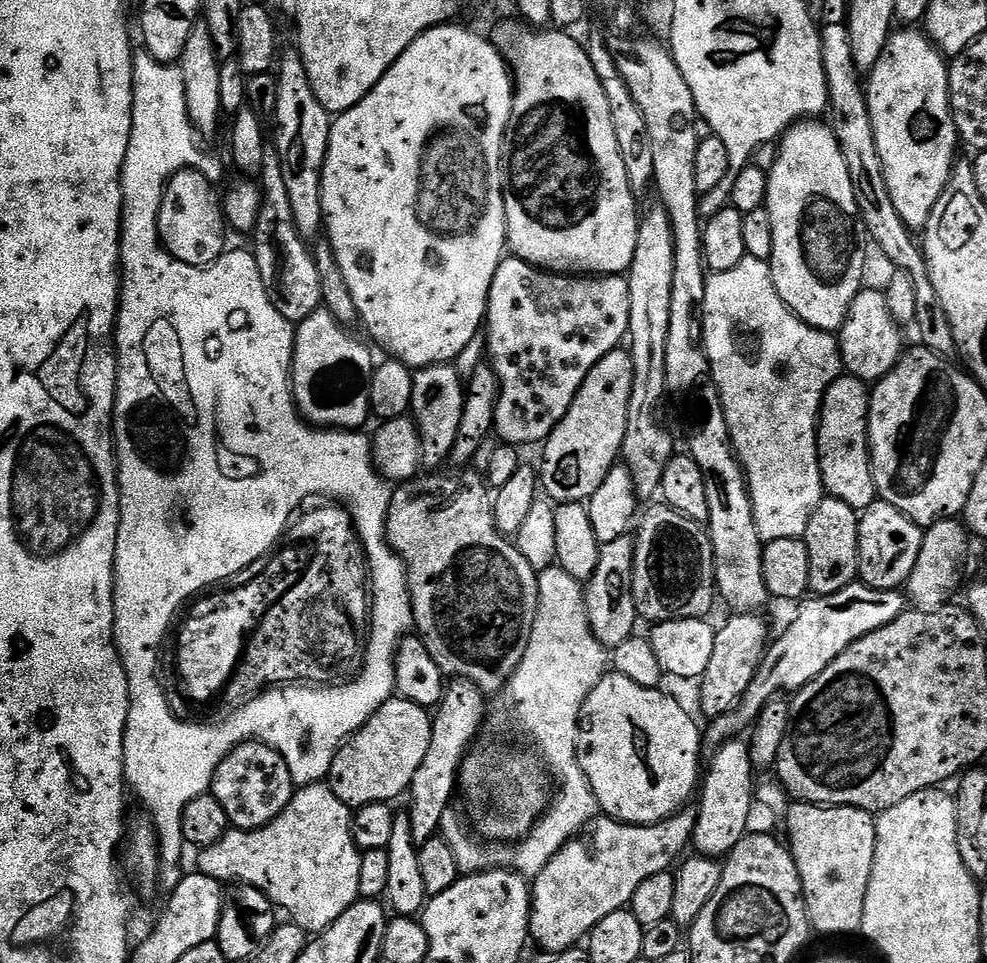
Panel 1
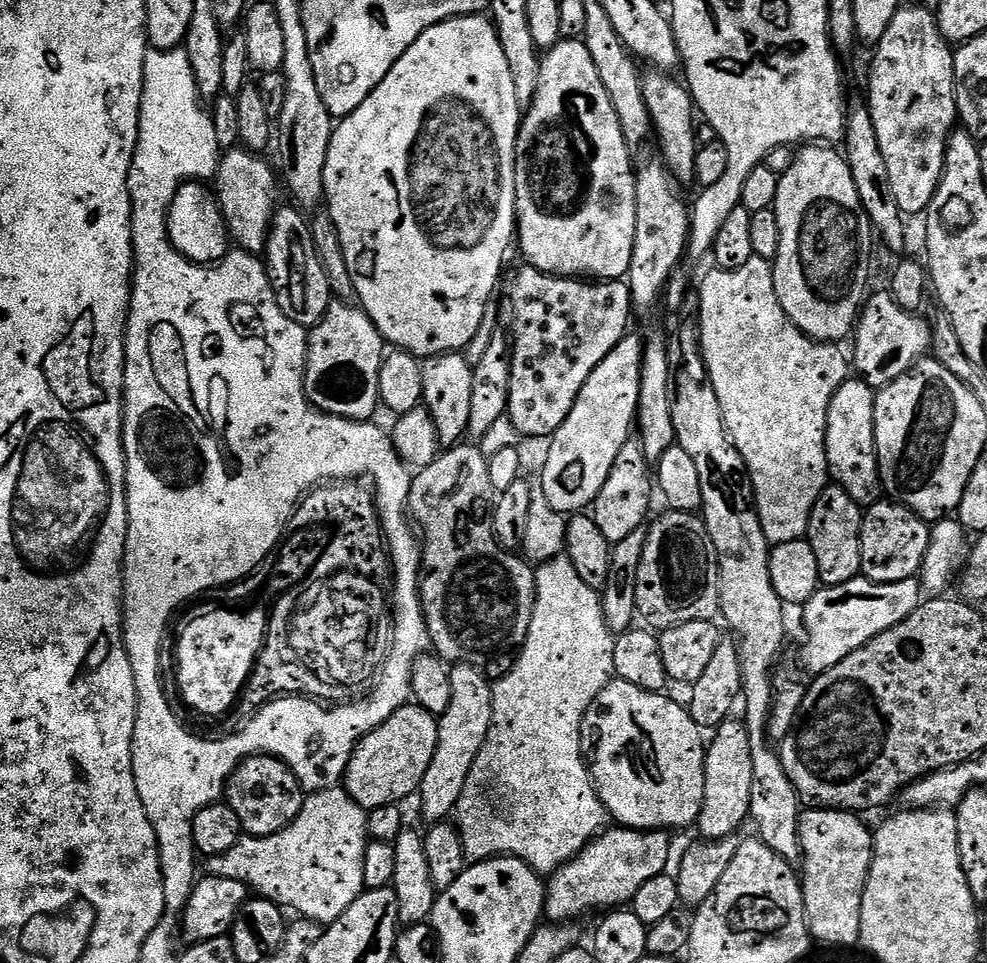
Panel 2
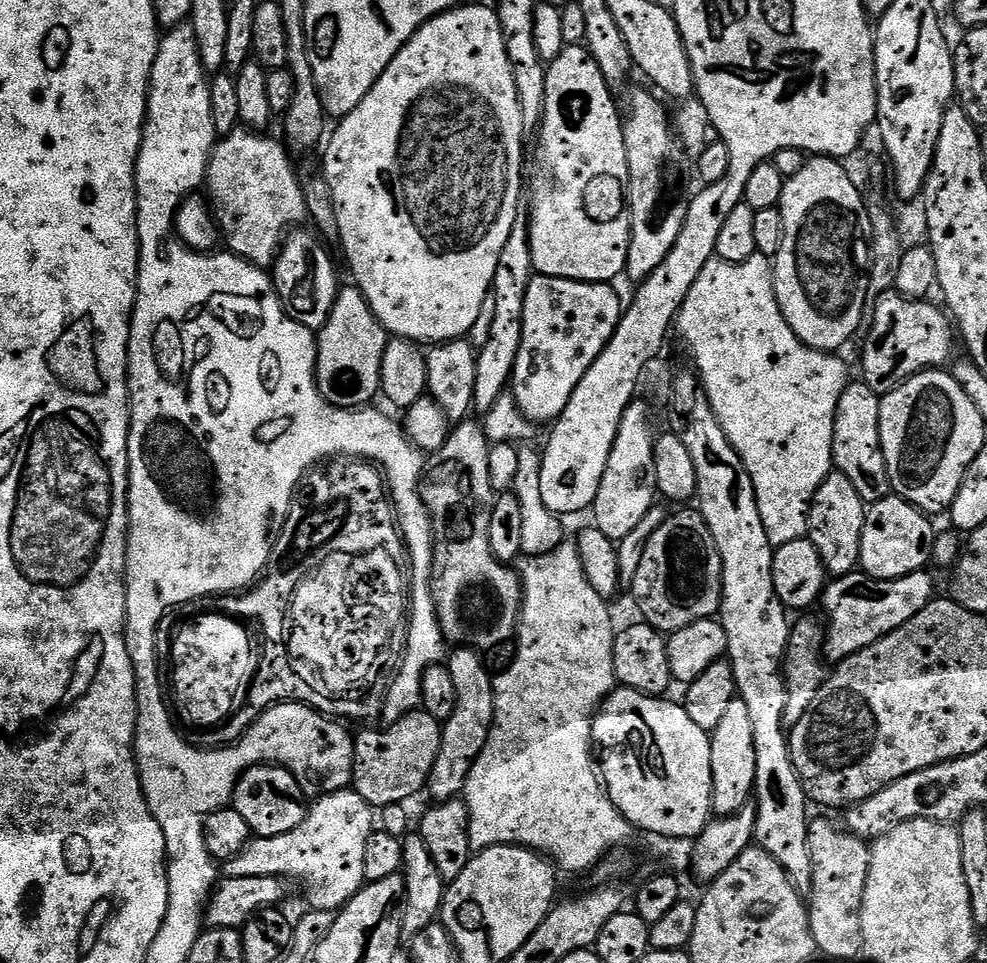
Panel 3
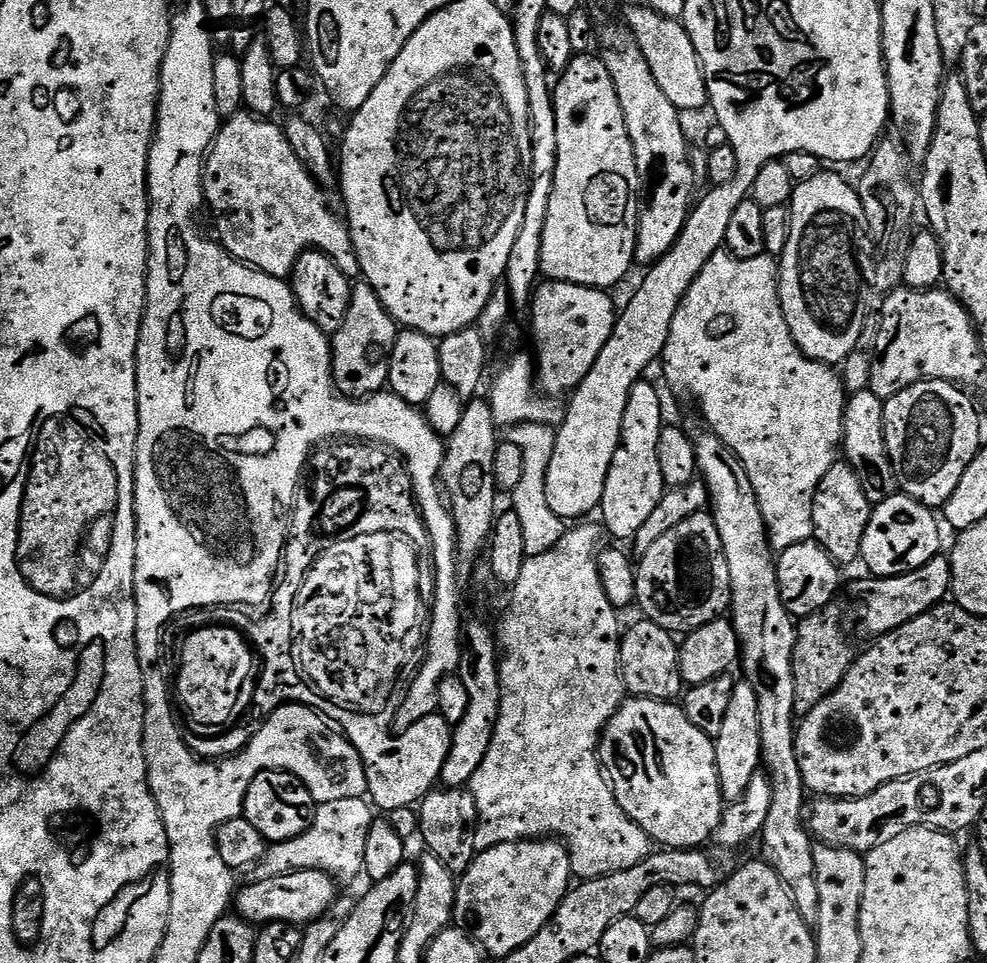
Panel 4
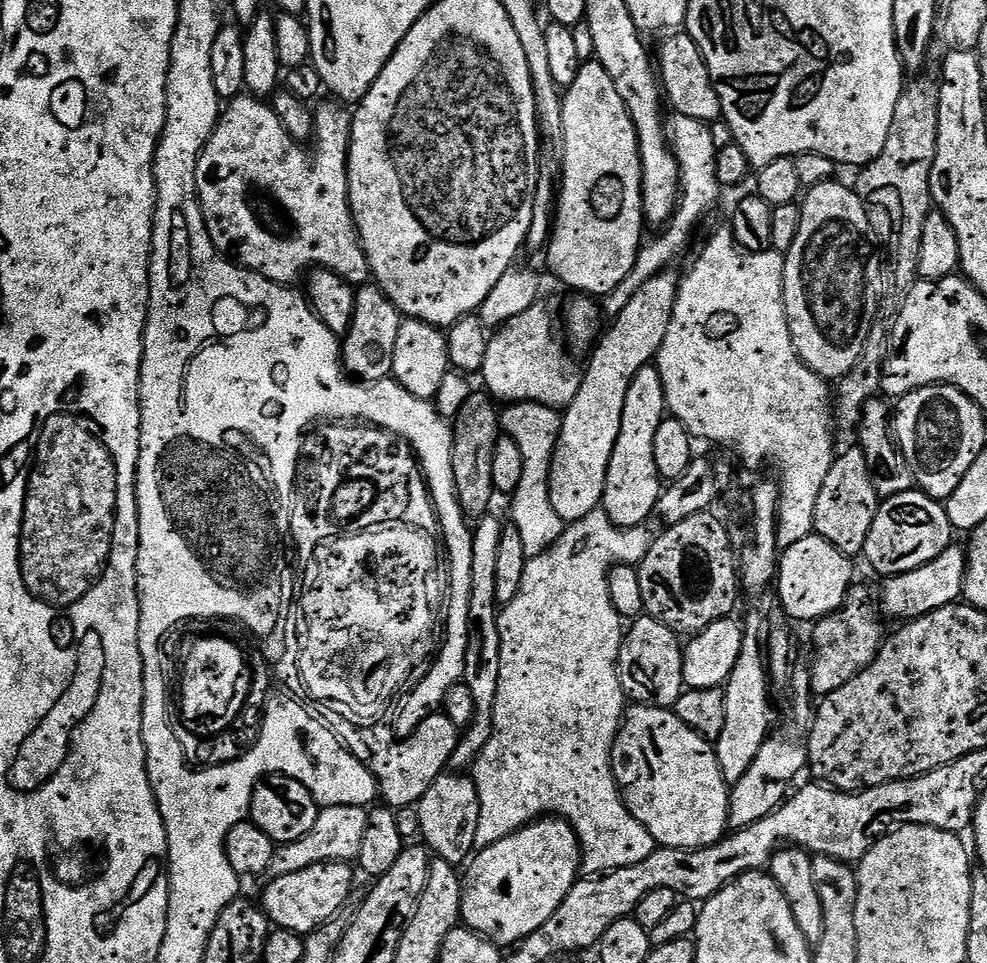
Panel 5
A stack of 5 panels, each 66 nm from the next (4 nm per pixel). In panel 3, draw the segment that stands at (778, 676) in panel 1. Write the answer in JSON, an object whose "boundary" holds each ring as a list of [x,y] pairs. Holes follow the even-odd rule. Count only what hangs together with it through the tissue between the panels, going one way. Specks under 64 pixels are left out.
{"boundary":[[[857,570],[848,576],[835,577],[825,587],[822,597],[824,612],[828,615],[823,646],[827,659],[839,662],[853,656],[858,650],[878,642],[878,638],[898,630],[902,622],[910,622],[910,618],[914,618],[914,614],[918,614],[918,610],[926,607],[937,595],[930,573],[921,570],[893,580],[875,580],[873,576],[866,576],[863,571]]]}

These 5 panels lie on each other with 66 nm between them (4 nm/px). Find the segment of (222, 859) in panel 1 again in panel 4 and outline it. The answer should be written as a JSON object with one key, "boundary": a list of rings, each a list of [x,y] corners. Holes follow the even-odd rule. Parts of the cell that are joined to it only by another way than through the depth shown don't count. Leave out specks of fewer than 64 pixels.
{"boundary":[[[341,798],[317,807],[312,825],[298,838],[290,838],[281,844],[272,844],[265,851],[258,865],[259,875],[281,876],[287,872],[322,870],[337,882],[352,880],[364,871],[366,858],[366,834],[374,819],[374,808],[364,798]],[[373,812],[373,813],[372,813]]]}

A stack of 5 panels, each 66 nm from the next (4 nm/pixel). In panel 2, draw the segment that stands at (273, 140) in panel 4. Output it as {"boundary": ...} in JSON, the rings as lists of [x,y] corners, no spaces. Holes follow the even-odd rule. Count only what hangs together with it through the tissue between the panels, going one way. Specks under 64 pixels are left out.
{"boundary":[[[237,146],[221,155],[220,166],[214,177],[214,195],[224,215],[228,235],[231,243],[241,252],[263,253],[268,228],[272,225],[272,215],[278,207],[278,176],[273,165],[268,165],[264,158],[263,155]]]}

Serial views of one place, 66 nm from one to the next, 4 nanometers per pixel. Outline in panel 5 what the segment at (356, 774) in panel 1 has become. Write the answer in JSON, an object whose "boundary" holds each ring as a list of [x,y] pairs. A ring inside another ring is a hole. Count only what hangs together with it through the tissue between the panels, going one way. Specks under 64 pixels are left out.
{"boundary":[[[437,714],[426,718],[414,734],[404,736],[401,744],[393,743],[374,764],[378,792],[382,800],[384,796],[383,803],[393,810],[419,804],[422,794],[426,794],[432,783],[451,765],[461,735],[461,729],[456,728],[448,716]]]}

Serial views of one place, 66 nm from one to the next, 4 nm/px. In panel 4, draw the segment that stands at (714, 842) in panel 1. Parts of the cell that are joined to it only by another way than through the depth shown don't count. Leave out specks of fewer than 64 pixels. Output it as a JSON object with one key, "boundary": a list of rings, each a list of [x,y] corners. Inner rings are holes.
{"boundary":[[[737,682],[734,694],[730,694],[730,707],[722,721],[722,731],[714,737],[718,782],[725,801],[731,802],[746,794],[750,778],[758,775],[762,768],[762,734],[758,726],[758,698],[747,682]]]}

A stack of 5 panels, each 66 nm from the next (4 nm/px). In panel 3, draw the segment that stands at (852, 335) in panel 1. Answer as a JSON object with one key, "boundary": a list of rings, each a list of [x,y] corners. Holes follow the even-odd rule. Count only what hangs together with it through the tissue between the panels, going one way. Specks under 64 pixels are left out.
{"boundary":[[[895,290],[879,293],[875,300],[876,309],[873,312],[871,309],[868,337],[864,340],[864,353],[860,356],[860,368],[864,371],[862,380],[870,386],[870,390],[882,397],[906,383],[911,376],[939,369],[953,359],[954,321],[943,307],[935,308],[928,304],[932,302],[927,299],[908,300]]]}

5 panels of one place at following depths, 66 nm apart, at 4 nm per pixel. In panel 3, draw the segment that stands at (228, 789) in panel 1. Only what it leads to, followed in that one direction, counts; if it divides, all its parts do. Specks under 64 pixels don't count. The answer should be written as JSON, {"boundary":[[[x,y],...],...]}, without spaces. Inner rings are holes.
{"boundary":[[[257,764],[240,776],[232,795],[231,807],[236,808],[242,818],[246,818],[246,826],[253,837],[263,838],[286,834],[294,830],[294,826],[302,826],[310,804],[293,772],[279,766]]]}

